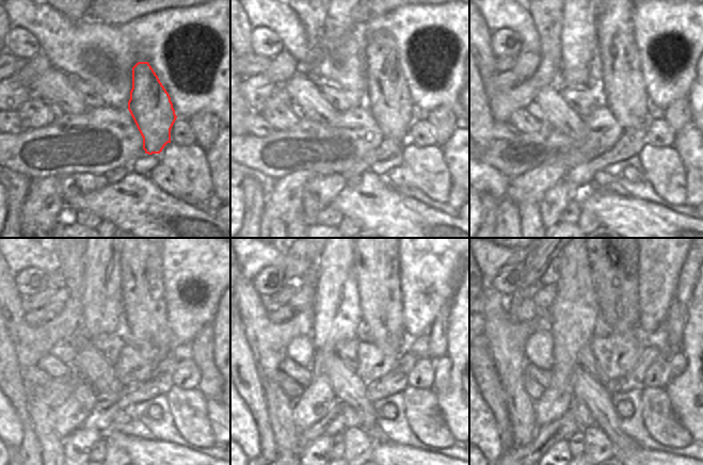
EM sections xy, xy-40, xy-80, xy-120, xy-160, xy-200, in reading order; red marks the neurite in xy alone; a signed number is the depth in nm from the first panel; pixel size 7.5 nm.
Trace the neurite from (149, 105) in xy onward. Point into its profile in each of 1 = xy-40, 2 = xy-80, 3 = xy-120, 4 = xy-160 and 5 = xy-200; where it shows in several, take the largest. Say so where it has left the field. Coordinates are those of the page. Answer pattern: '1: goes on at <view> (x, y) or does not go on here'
1: goes on at xy-40 (387, 97)
2: goes on at xy-80 (623, 85)
3: goes on at xy-120 (140, 261)
4: goes on at xy-160 (376, 259)
5: goes on at xy-200 (613, 259)

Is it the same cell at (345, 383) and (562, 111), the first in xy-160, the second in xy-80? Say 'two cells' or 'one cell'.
one cell

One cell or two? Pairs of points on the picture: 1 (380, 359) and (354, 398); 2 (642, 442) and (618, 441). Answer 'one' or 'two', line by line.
1: two
2: two

